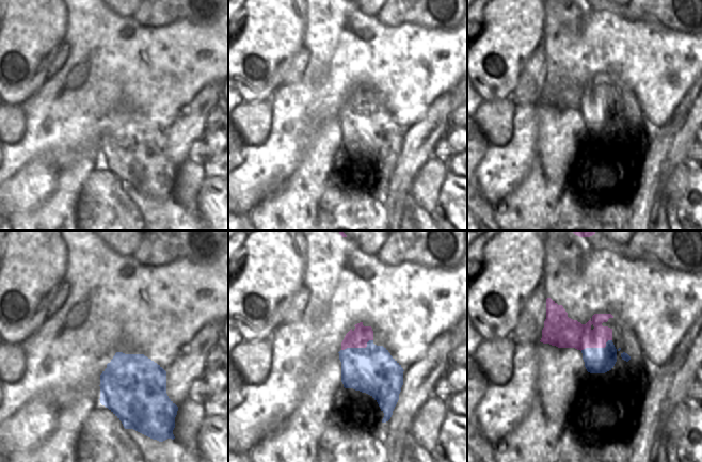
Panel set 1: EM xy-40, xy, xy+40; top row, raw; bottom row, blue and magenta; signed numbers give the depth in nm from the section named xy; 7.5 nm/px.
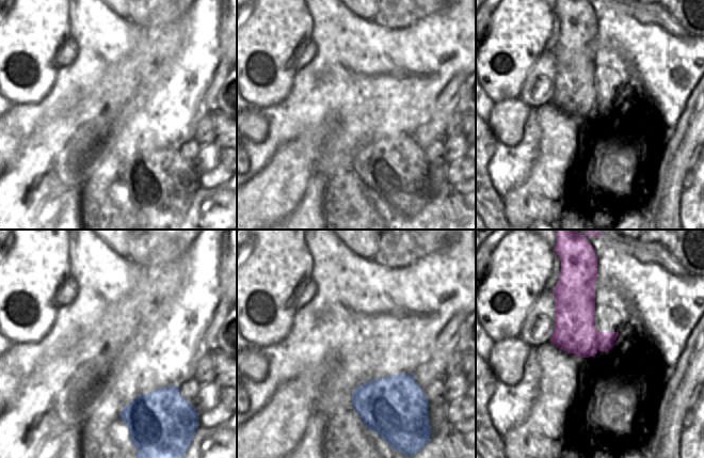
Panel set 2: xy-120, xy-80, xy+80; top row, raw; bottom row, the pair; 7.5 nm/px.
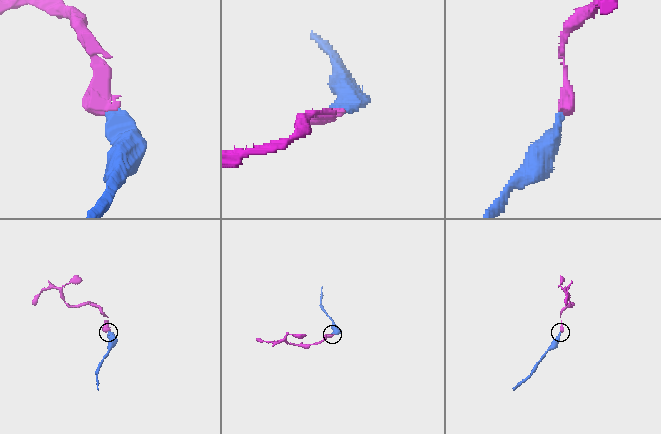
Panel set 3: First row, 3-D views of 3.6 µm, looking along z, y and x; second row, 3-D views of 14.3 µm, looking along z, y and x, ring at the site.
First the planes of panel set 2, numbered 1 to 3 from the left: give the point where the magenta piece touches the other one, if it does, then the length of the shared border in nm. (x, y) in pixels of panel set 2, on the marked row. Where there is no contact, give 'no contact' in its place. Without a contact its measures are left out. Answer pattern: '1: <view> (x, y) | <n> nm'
1: no contact
2: no contact
3: no contact

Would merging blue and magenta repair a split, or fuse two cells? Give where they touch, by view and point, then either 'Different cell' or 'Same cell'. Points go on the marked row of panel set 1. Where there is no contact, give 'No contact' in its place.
Touches blue at xy (357, 348). Different cell

